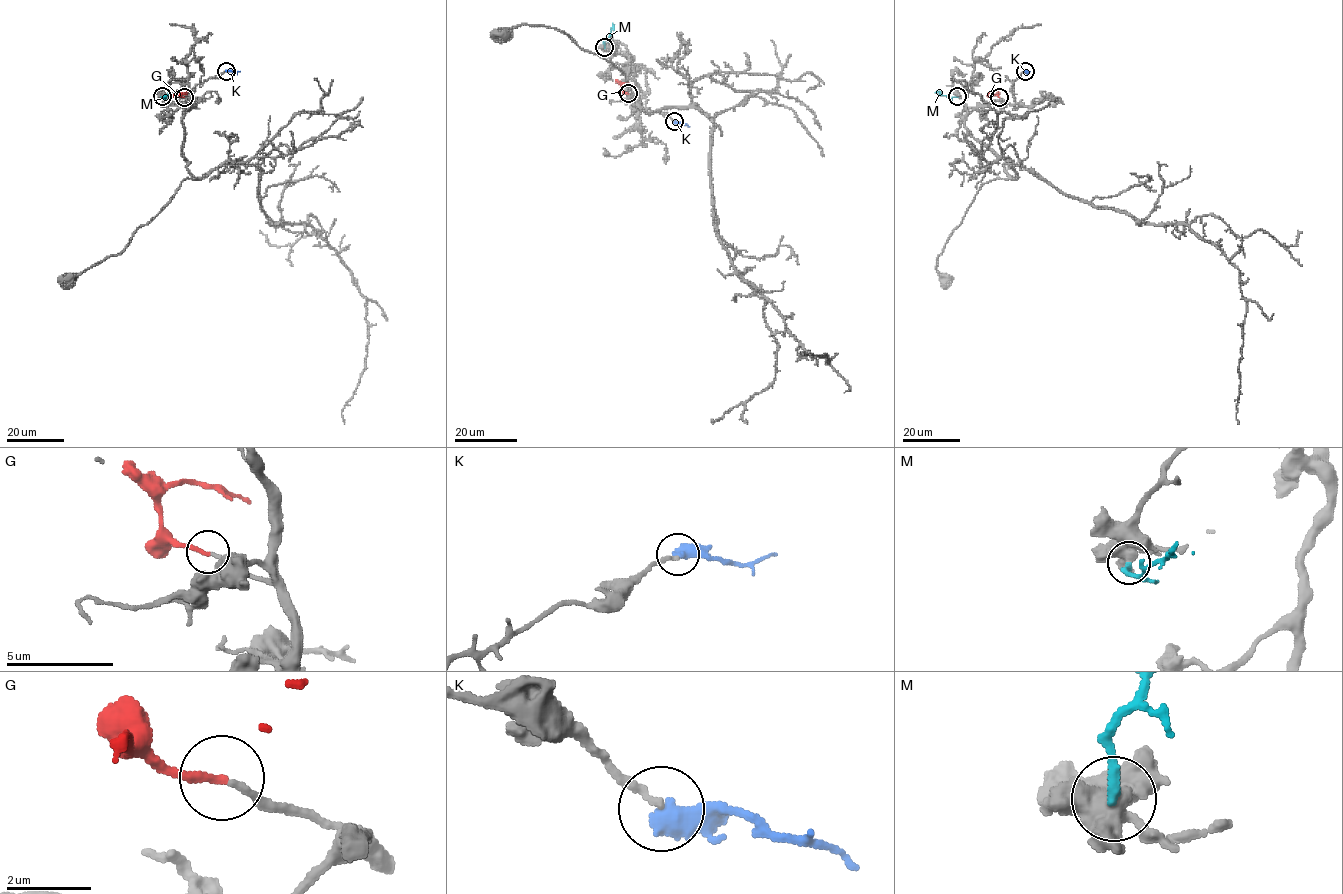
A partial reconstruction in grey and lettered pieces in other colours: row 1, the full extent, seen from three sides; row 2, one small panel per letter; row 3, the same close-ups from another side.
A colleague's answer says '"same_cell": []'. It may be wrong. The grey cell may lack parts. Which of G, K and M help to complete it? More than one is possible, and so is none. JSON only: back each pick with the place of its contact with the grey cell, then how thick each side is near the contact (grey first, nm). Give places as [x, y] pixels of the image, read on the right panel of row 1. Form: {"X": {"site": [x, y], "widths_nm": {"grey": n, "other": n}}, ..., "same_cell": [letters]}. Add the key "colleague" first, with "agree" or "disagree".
{"colleague": "disagree", "G": {"site": [999, 97], "widths_nm": {"grey": 150, "other": 200}}, "same_cell": ["G"]}

